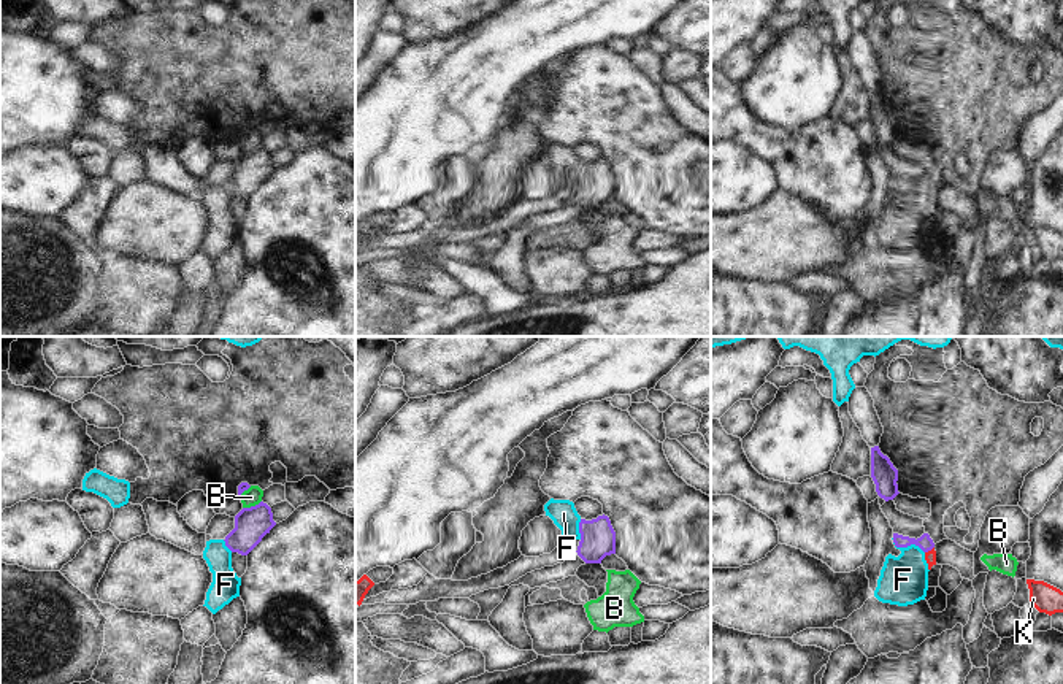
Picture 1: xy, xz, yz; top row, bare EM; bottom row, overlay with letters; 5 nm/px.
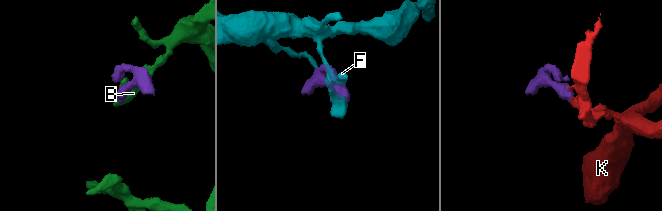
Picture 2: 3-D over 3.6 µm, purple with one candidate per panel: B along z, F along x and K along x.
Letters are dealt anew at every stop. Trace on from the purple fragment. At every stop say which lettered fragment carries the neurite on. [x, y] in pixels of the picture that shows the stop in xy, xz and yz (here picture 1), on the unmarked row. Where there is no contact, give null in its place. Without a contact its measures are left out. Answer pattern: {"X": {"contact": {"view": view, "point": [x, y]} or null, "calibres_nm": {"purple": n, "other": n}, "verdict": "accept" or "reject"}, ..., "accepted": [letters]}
{"B": {"contact": {"view": "xy", "point": [251, 151]}, "calibres_nm": {"purple": 180, "other": 90}, "verdict": "reject"}, "F": {"contact": {"view": "yz", "point": [908, 189]}, "calibres_nm": {"purple": 80, "other": 240}, "verdict": "reject"}, "K": {"contact": {"view": "yz", "point": [928, 194]}, "calibres_nm": {"purple": 80, "other": 60}, "verdict": "accept"}, "accepted": ["K"]}

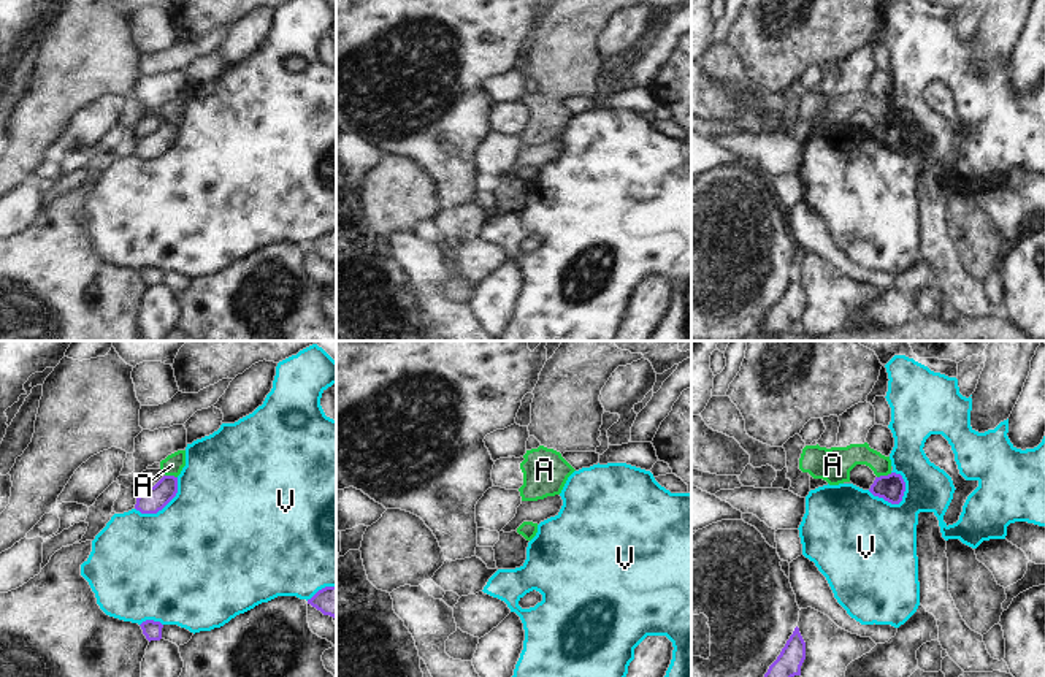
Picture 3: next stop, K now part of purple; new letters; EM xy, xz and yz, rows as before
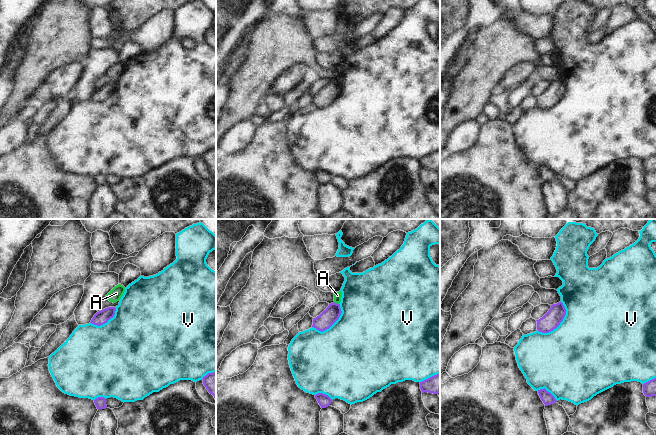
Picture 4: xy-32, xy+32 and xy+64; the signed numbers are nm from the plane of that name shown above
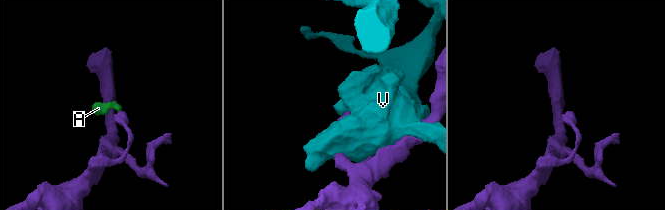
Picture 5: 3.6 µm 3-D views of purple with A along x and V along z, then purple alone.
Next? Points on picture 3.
{"A": {"contact": {"view": "yz", "point": [884, 121]}, "calibres_nm": {"purple": 140, "other": 160}, "verdict": "reject"}, "V": {"contact": {"view": "yz", "point": [893, 148]}, "calibres_nm": {"purple": 140, "other": 480}, "verdict": "reject"}, "accepted": []}

